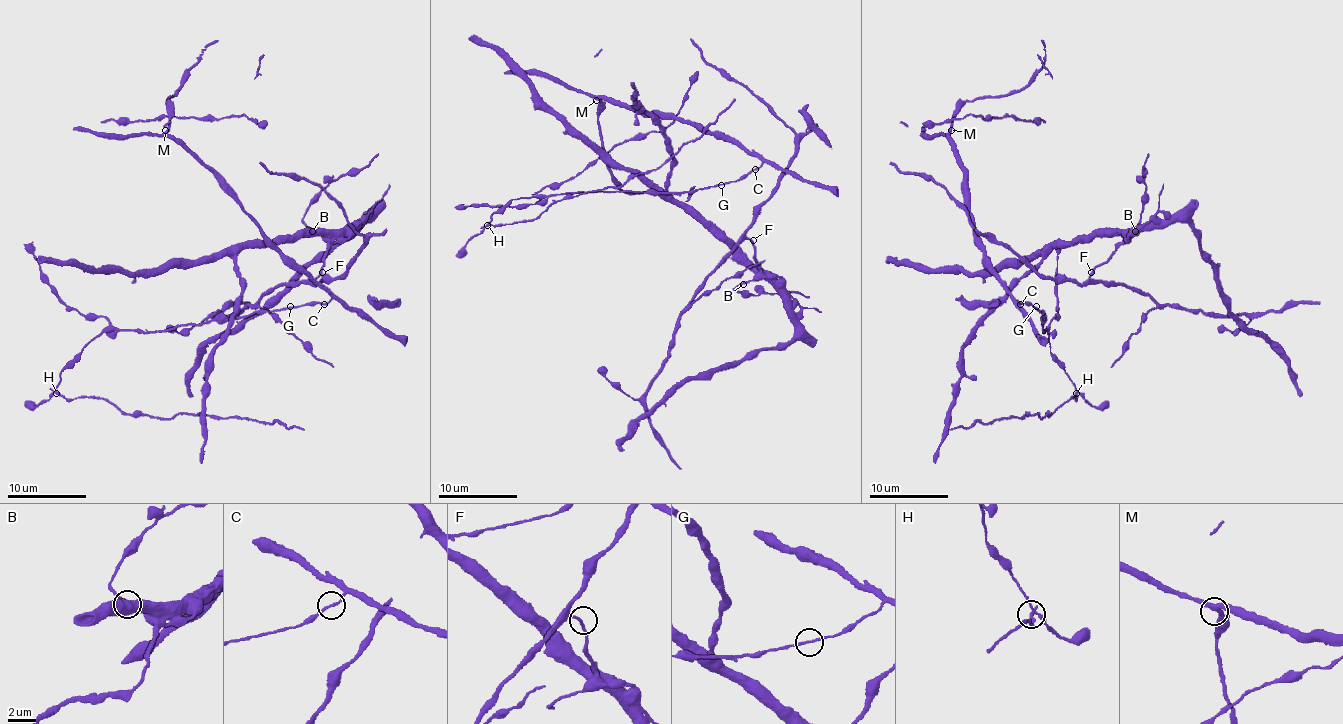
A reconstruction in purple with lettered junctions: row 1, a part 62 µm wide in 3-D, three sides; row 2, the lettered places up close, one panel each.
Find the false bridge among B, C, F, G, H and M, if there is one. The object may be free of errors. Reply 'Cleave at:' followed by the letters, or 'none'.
Cleave at: H

